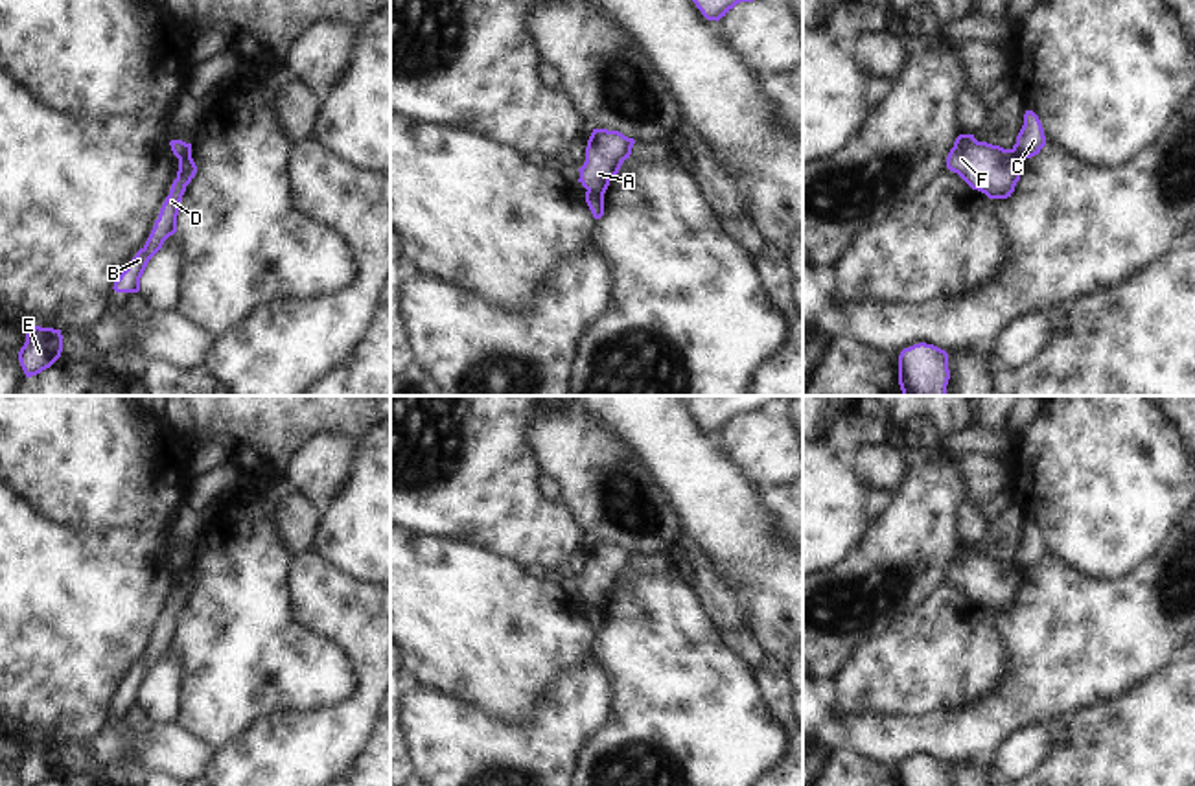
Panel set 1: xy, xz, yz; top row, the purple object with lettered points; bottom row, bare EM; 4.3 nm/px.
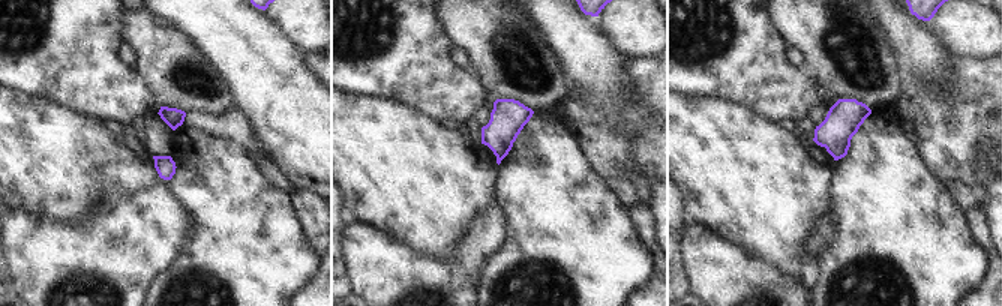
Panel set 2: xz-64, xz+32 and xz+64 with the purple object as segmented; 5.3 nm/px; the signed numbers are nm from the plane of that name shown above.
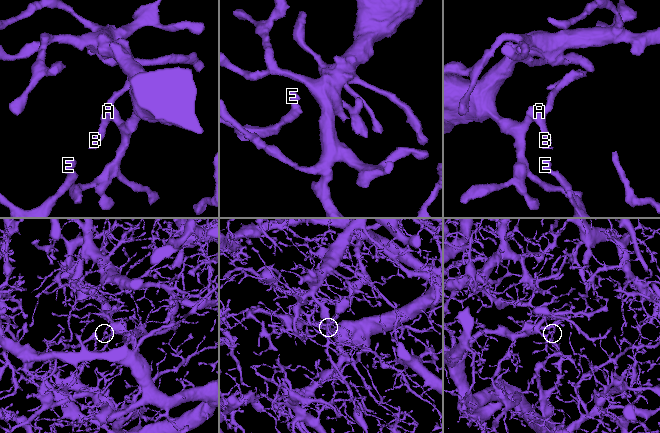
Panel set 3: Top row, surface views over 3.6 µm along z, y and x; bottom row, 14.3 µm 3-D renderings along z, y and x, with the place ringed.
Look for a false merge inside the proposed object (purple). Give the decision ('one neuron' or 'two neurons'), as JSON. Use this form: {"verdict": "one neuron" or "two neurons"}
{"verdict": "two neurons"}

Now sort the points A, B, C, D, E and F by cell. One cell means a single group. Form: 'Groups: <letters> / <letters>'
Groups: A B D E F / C

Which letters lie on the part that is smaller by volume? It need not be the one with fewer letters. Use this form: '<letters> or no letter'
C

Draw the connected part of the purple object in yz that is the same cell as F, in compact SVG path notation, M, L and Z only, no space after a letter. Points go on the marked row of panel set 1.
M959 134L946 156L946 168L989 199L1007 199L1020 180L1022 162L1013 149Z

